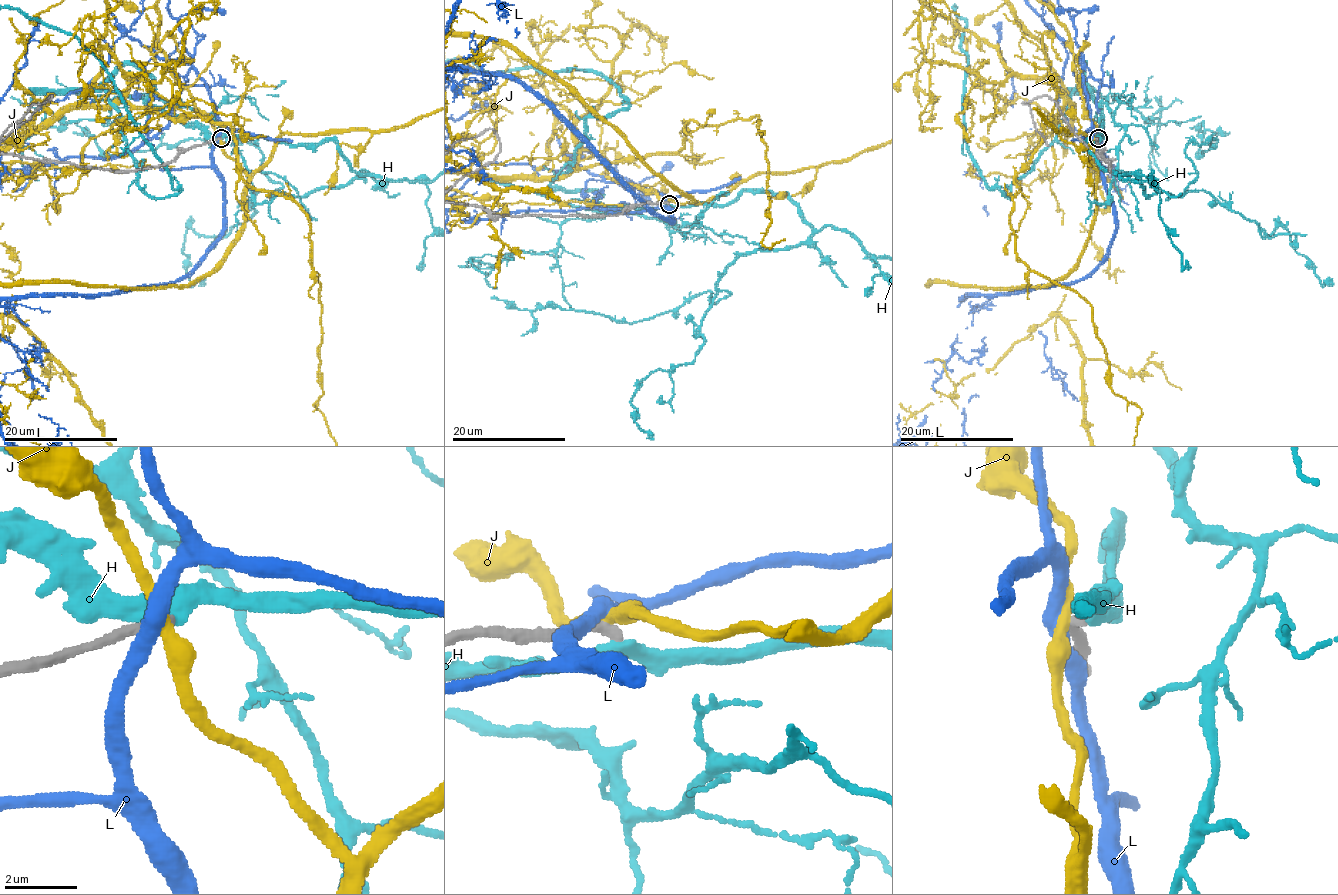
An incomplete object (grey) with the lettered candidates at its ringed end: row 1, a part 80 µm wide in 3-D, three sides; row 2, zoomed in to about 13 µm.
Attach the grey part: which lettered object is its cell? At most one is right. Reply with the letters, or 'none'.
none

